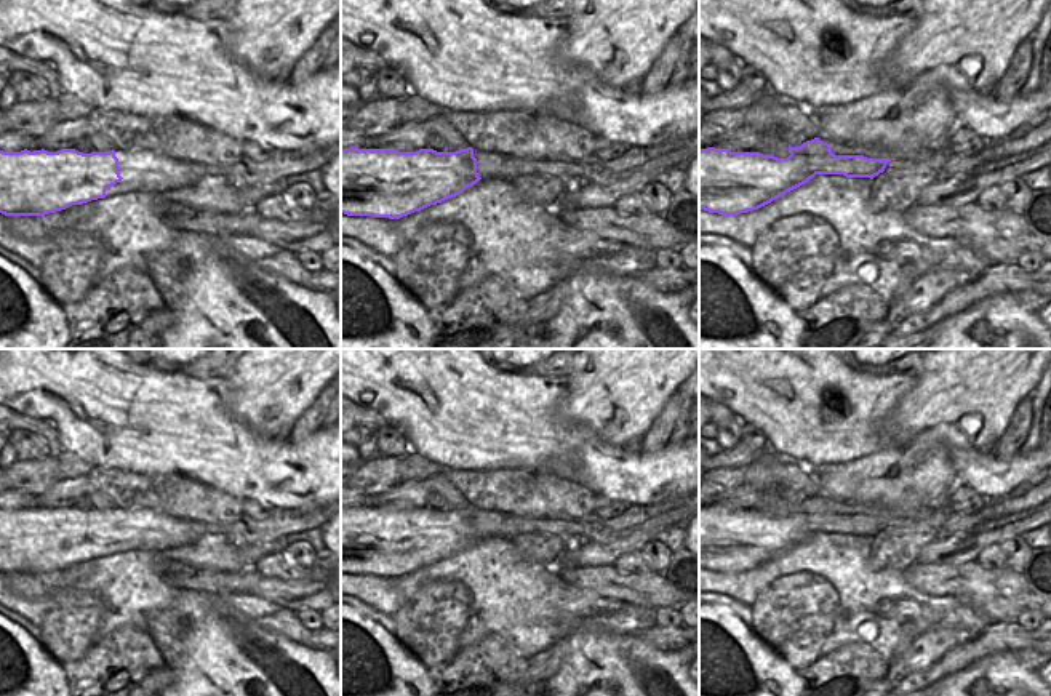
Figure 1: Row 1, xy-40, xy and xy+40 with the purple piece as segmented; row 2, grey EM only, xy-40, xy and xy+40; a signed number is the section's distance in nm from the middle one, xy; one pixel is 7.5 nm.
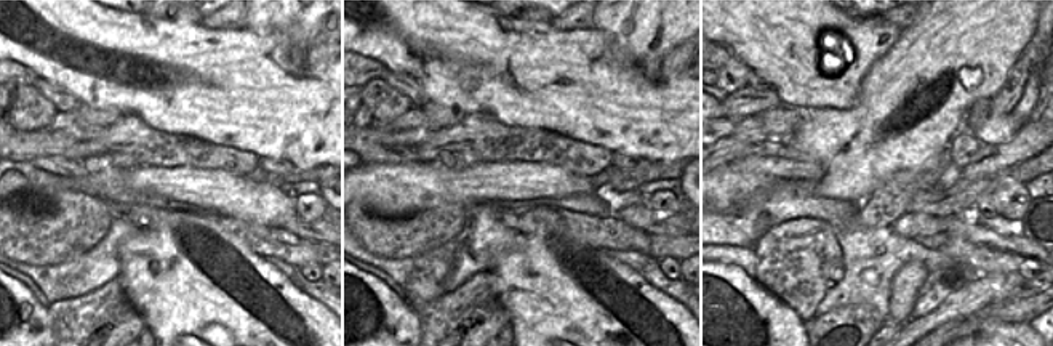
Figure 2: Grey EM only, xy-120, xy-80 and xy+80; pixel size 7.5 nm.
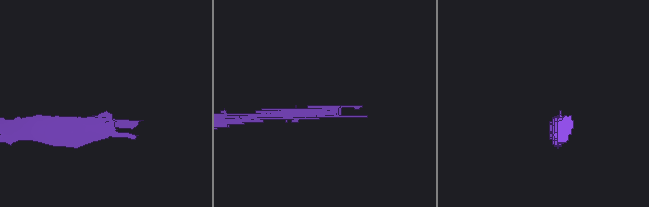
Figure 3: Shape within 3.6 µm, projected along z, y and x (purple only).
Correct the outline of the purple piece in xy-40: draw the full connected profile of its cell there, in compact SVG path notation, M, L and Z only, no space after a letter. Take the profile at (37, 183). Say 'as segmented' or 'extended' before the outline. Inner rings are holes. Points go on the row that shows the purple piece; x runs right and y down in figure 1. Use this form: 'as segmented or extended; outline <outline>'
extended; outline M0 150L0 213L45 216L118 194L178 190L205 174L206 165L154 152Z

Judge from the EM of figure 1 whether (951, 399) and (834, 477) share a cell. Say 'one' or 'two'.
one

